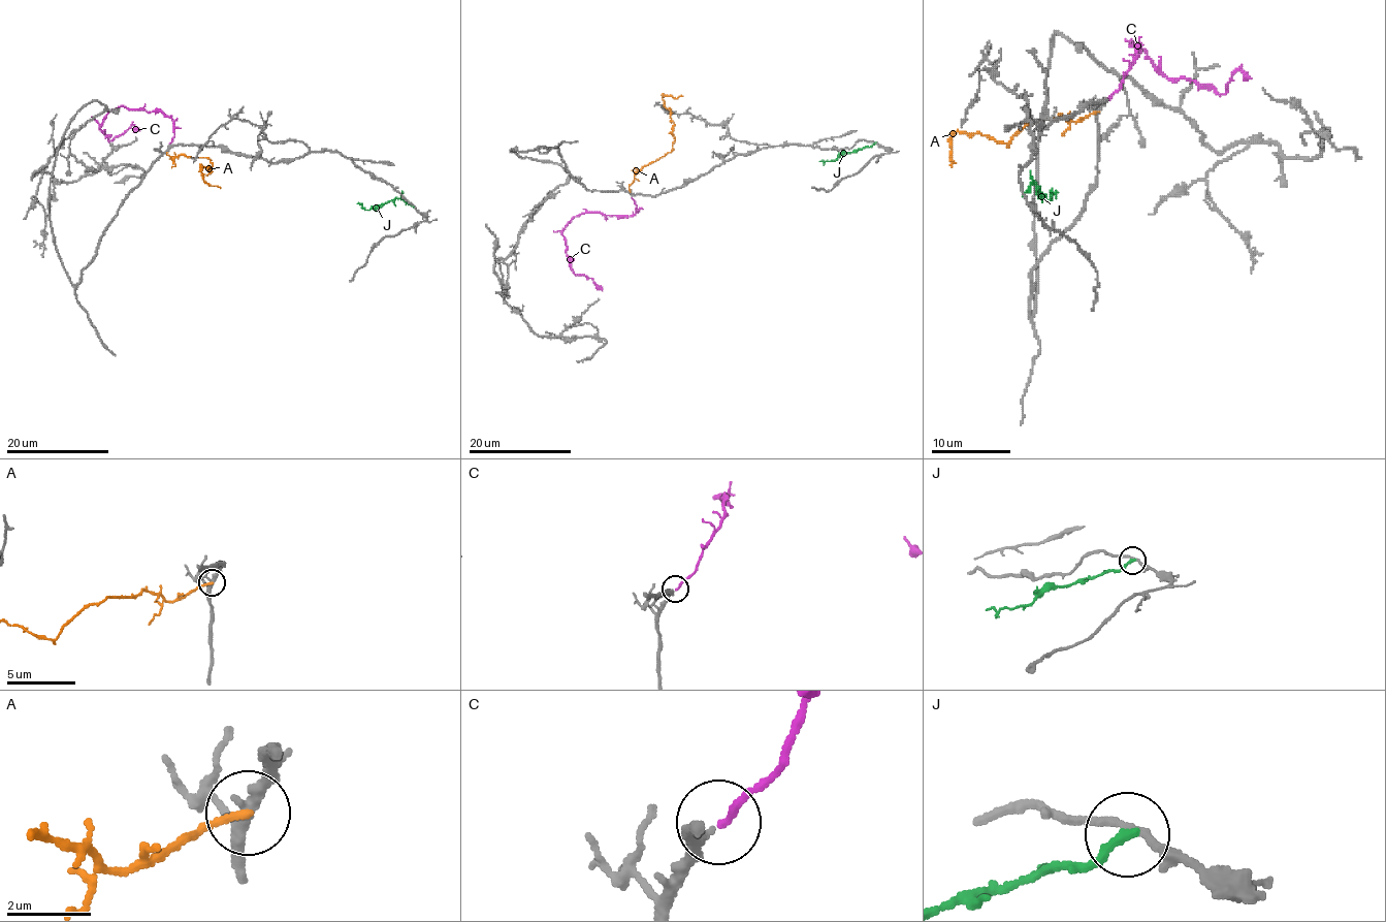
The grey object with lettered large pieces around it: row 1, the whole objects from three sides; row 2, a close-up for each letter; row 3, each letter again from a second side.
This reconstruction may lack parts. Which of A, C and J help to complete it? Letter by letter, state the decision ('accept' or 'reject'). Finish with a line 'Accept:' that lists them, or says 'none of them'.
A: reject
C: accept
J: reject
Accept: C

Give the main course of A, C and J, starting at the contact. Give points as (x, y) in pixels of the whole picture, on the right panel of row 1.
A: (1099, 112), (1075, 121), (1060, 116), (1026, 123), (1006, 142), (956, 133), (952, 166)
C: (1107, 97), (1134, 58), (1131, 40), (1168, 77), (1190, 77), (1221, 94), (1237, 70), (1251, 77)
J: (1024, 194), (1034, 183), (1048, 200), (1052, 200), (1052, 190)

